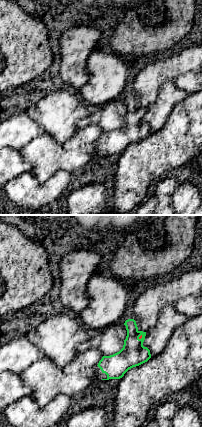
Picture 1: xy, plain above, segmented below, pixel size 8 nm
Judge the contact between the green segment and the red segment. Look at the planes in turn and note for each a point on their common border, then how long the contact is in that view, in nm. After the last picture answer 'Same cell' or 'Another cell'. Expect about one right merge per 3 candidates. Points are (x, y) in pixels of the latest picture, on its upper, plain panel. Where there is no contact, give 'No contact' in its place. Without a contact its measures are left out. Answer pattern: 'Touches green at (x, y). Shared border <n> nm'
Touches green at (142, 113). Shared border 50 nm

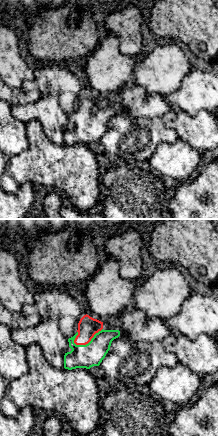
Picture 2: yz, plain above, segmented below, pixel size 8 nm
Touches green at (89, 118). Shared border 260 nm

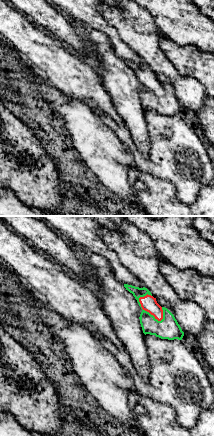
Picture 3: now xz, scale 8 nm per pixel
Touches green at (144, 86). Shared border 260 nm

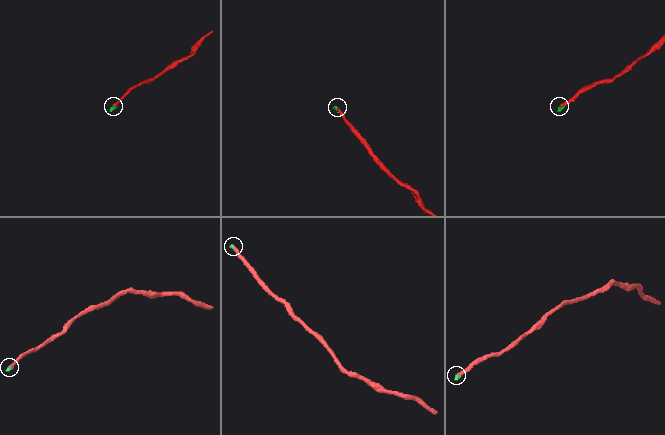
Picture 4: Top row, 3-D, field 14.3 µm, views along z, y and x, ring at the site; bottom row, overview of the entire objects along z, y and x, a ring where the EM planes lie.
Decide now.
Same cell

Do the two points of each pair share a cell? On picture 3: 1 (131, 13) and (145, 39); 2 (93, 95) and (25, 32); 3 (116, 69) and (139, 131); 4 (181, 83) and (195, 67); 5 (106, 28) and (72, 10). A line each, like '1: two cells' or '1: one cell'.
1: one cell
2: one cell
3: one cell
4: two cells
5: one cell

